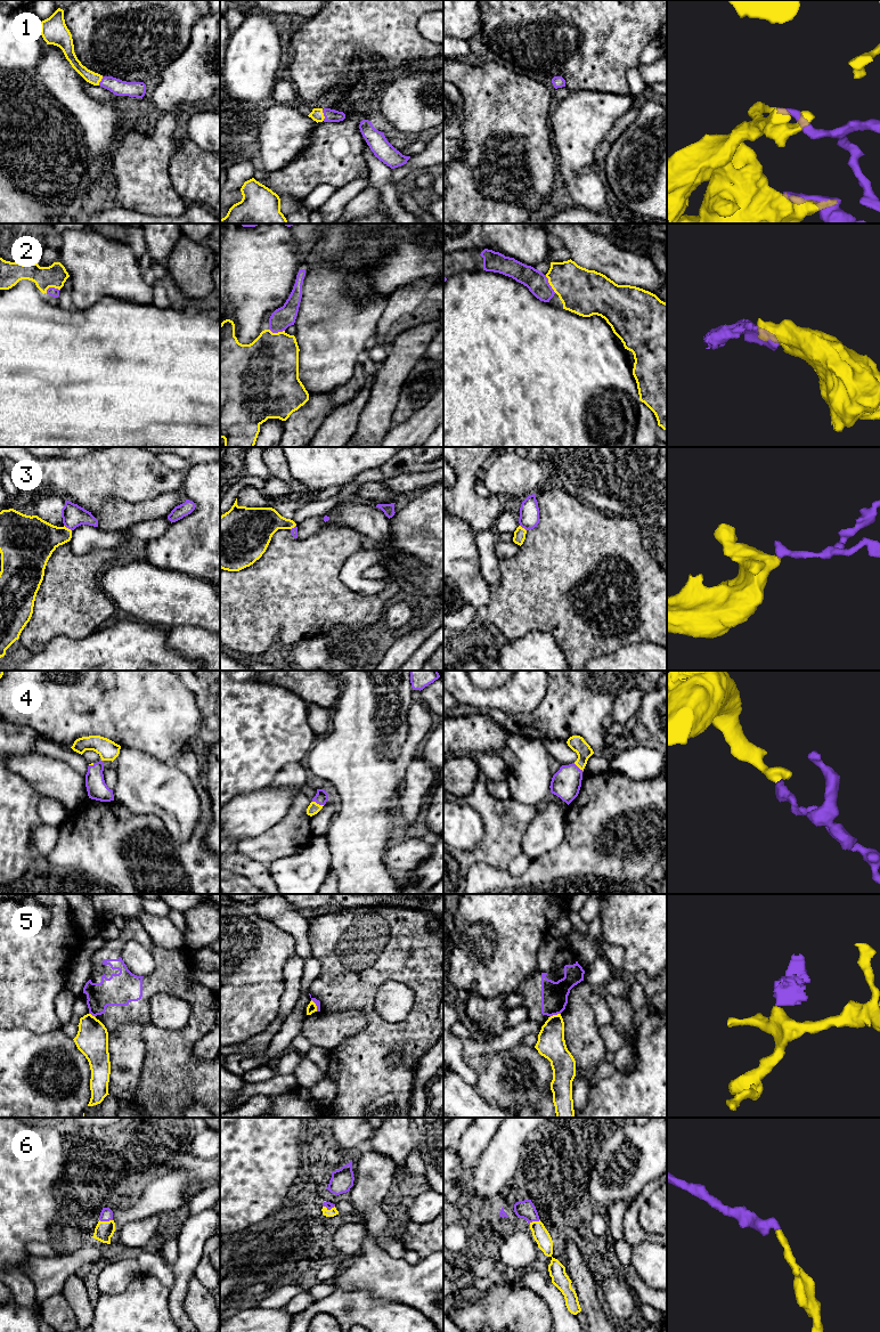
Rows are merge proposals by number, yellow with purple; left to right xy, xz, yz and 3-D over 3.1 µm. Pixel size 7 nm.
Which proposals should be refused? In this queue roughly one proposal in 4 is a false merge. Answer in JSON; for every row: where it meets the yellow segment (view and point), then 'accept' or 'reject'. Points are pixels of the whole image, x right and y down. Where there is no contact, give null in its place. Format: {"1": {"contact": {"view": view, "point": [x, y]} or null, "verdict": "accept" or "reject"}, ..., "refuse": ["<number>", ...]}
{"1": {"contact": {"view": "xz", "point": [323, 115]}, "verdict": "accept"}, "2": {"contact": {"view": "yz", "point": [550, 284]}, "verdict": "accept"}, "3": {"contact": {"view": "xy", "point": [67, 528]}, "verdict": "accept"}, "4": {"contact": {"view": "xz", "point": [318, 804]}, "verdict": "accept"}, "5": {"contact": {"view": "yz", "point": [554, 1015]}, "verdict": "reject"}, "6": {"contact": {"view": "xy", "point": [106, 1221]}, "verdict": "accept"}, "refuse": ["5"]}

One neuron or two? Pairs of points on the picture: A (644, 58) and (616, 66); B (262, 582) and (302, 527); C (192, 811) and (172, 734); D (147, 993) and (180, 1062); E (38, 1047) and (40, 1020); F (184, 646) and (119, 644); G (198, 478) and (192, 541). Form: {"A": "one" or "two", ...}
{"A": "two", "B": "two", "C": "two", "D": "one", "E": "two", "F": "two", "G": "one"}

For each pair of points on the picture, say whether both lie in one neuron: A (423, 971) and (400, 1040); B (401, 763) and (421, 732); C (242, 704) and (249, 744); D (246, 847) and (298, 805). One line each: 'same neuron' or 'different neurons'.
A: same neuron
B: same neuron
C: same neuron
D: same neuron

